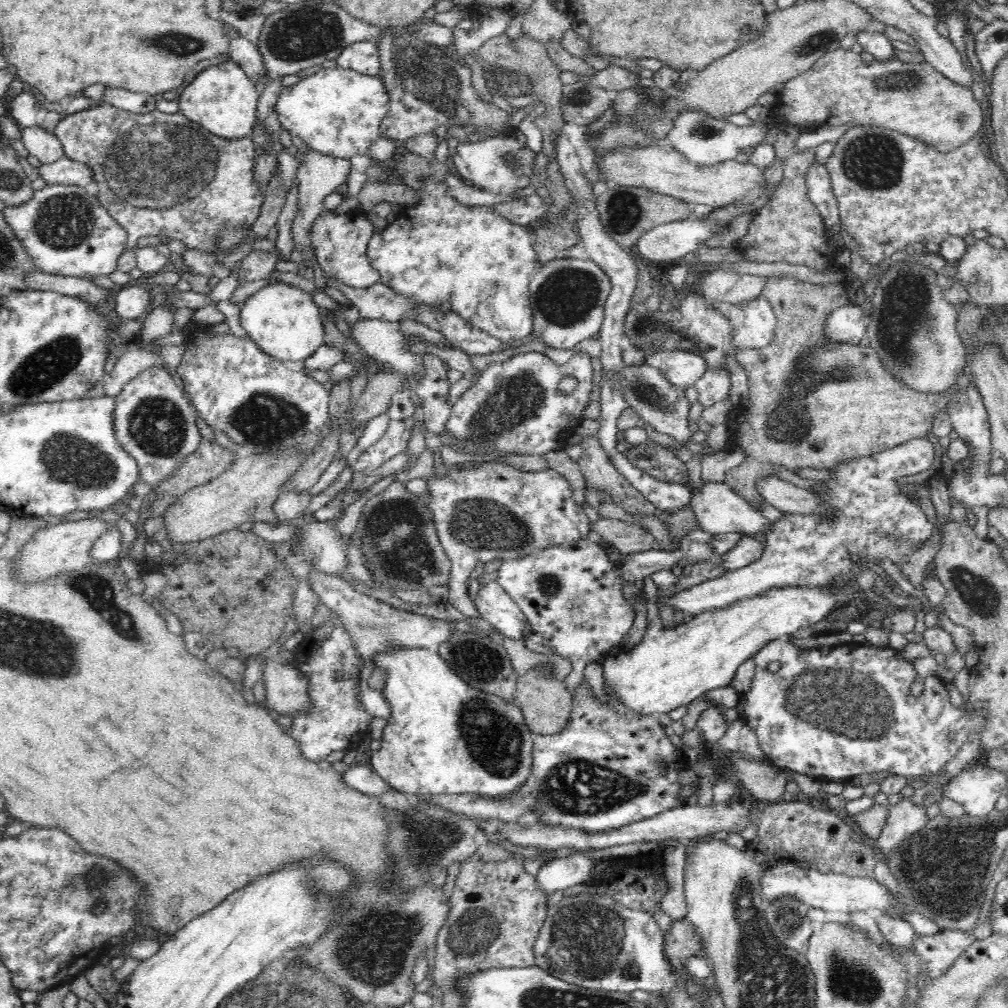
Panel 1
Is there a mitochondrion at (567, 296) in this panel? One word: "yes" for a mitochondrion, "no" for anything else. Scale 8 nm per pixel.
yes

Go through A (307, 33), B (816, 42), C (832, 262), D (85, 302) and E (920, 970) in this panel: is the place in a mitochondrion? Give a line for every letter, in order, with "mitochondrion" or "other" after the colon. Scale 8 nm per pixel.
A: mitochondrion
B: mitochondrion
C: other
D: other
E: other

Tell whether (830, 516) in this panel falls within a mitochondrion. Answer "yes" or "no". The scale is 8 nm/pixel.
no

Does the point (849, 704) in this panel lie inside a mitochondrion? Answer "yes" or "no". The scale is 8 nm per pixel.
yes

